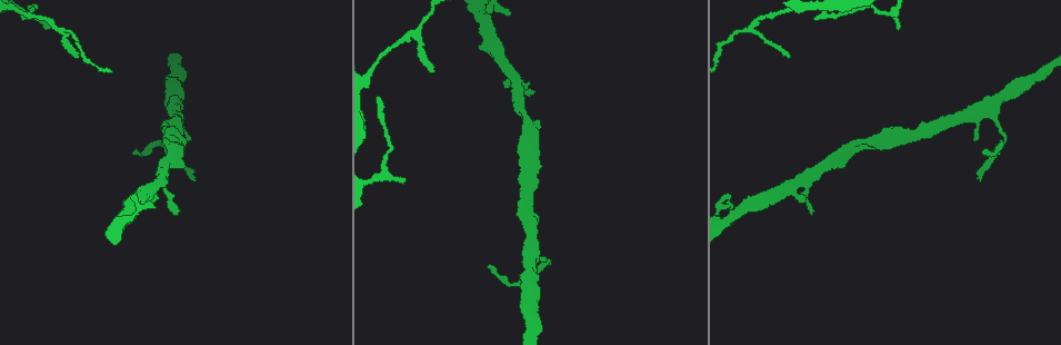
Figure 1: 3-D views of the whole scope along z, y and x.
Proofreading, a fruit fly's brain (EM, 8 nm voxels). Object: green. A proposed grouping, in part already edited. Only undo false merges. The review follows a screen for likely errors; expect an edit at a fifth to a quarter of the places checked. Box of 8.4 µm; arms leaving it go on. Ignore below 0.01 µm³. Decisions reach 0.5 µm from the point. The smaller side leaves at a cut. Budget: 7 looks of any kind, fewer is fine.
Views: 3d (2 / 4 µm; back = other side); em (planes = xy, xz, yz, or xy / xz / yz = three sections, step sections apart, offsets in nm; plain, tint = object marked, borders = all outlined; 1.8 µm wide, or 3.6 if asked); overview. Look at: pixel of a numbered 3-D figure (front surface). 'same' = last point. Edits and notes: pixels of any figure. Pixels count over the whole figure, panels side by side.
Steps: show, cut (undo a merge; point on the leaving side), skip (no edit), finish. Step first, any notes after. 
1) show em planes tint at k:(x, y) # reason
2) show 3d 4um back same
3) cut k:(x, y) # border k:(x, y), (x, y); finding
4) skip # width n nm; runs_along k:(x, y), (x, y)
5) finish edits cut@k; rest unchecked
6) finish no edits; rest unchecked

show 3d 4um at 1:(382, 171) # sharp bend

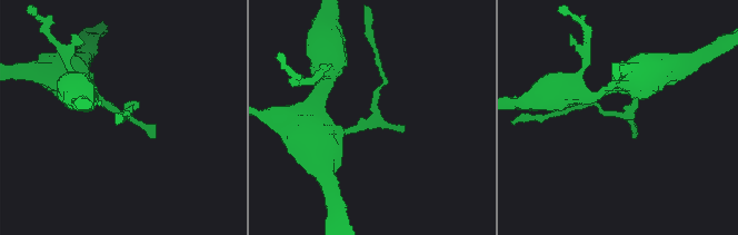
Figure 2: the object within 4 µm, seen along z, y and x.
show em xy step 4 tint at 2:(621, 117)

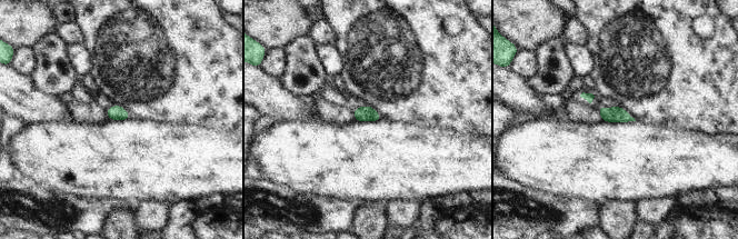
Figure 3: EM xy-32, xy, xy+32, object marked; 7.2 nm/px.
skip # width 110 nm; one neuron here

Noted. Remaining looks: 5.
show 3d 2um back at 1:(749, 29)

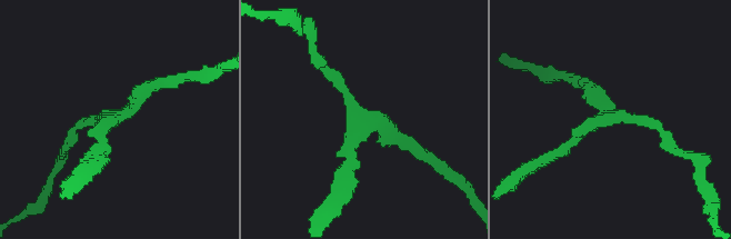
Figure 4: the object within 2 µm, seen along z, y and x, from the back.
show em planes tint at 4:(612, 115)

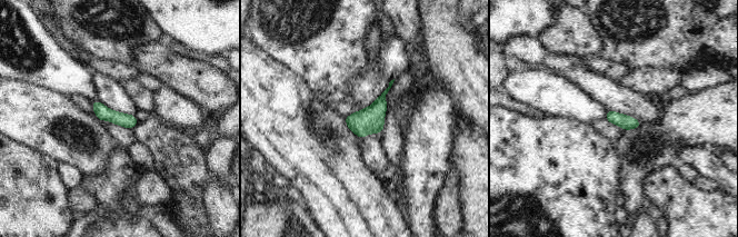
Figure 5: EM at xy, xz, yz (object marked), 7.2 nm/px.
skip # runs_along 5:(95, 105), (103, 114), (133, 121); continuous, no second neuron

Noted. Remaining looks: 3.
show em planes tint at 1:(163, 179) # a fork

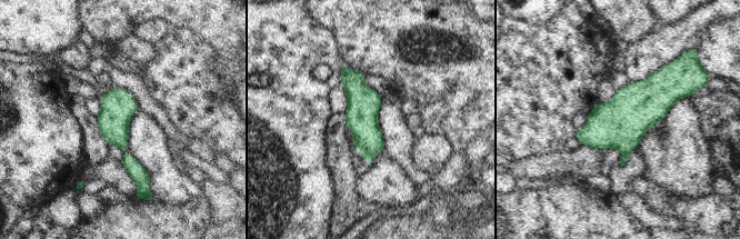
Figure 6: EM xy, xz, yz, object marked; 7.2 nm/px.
skip # width 240 nm; all the same neuron

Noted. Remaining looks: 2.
finish no edits; rest unchecked

